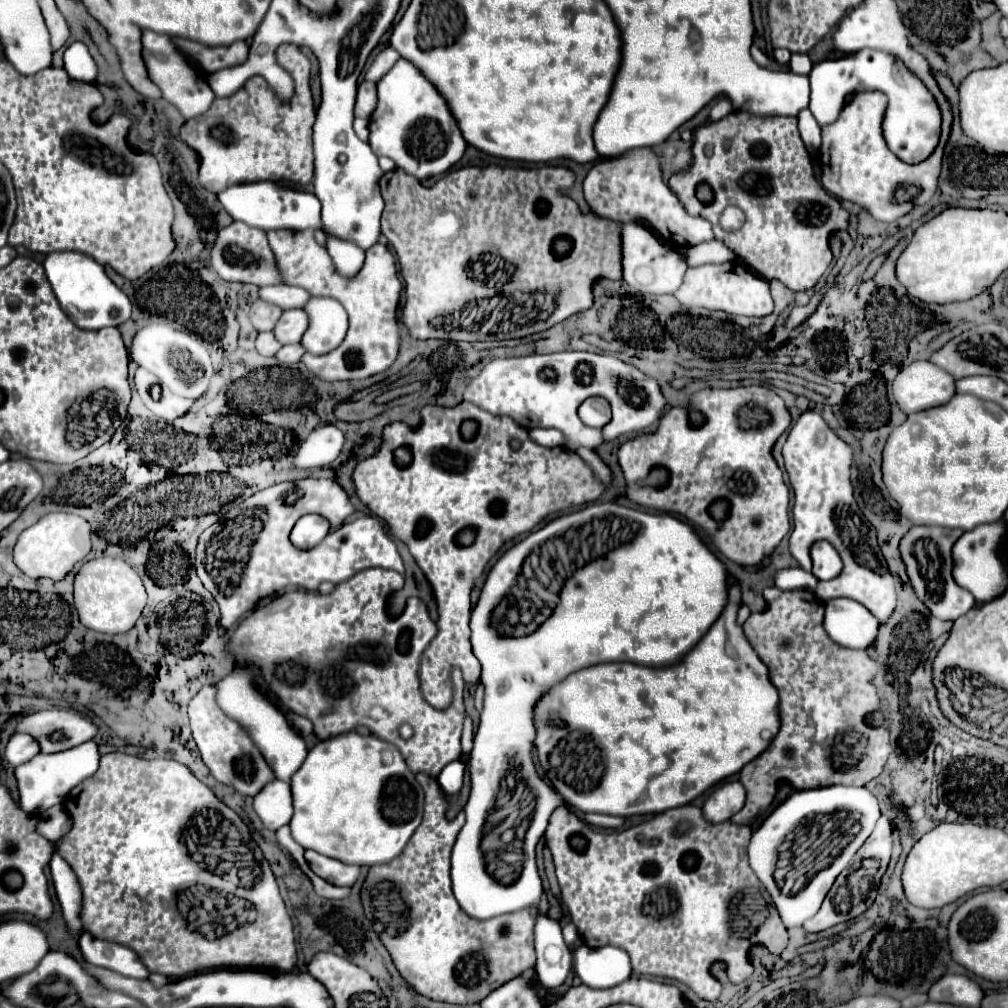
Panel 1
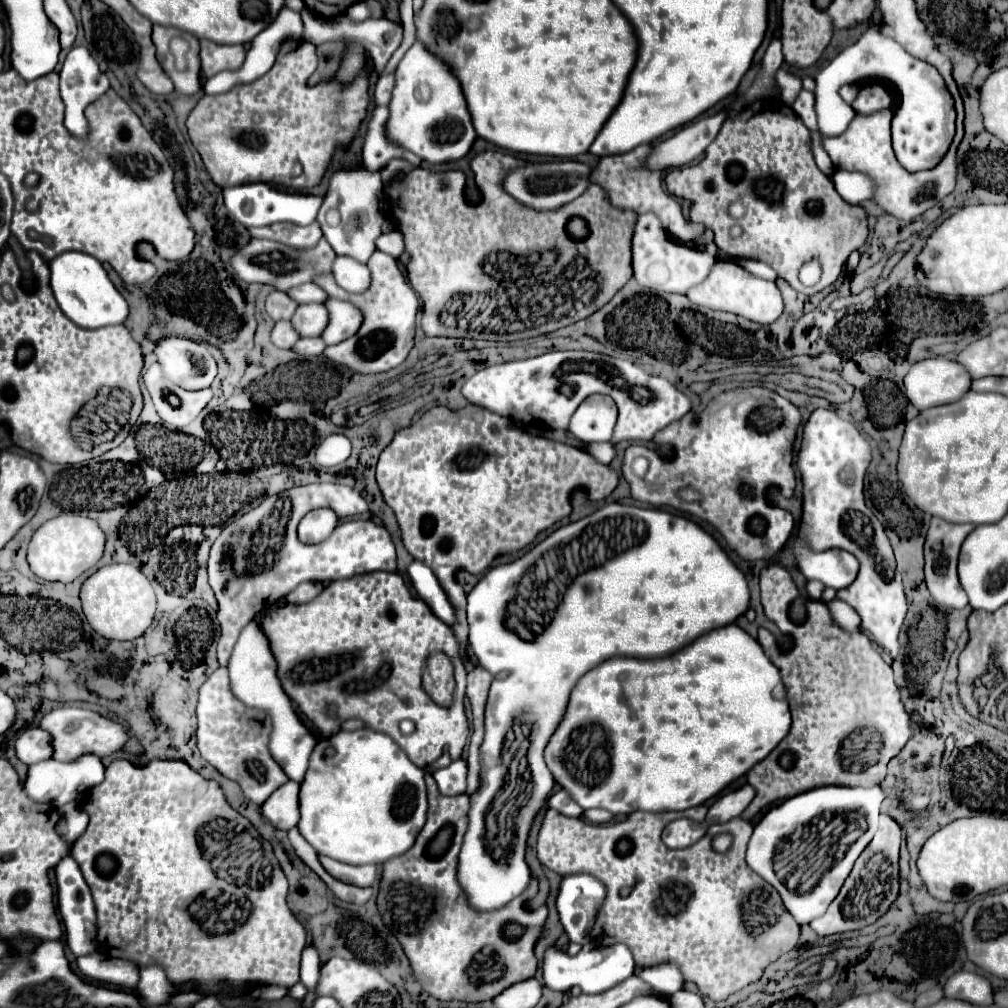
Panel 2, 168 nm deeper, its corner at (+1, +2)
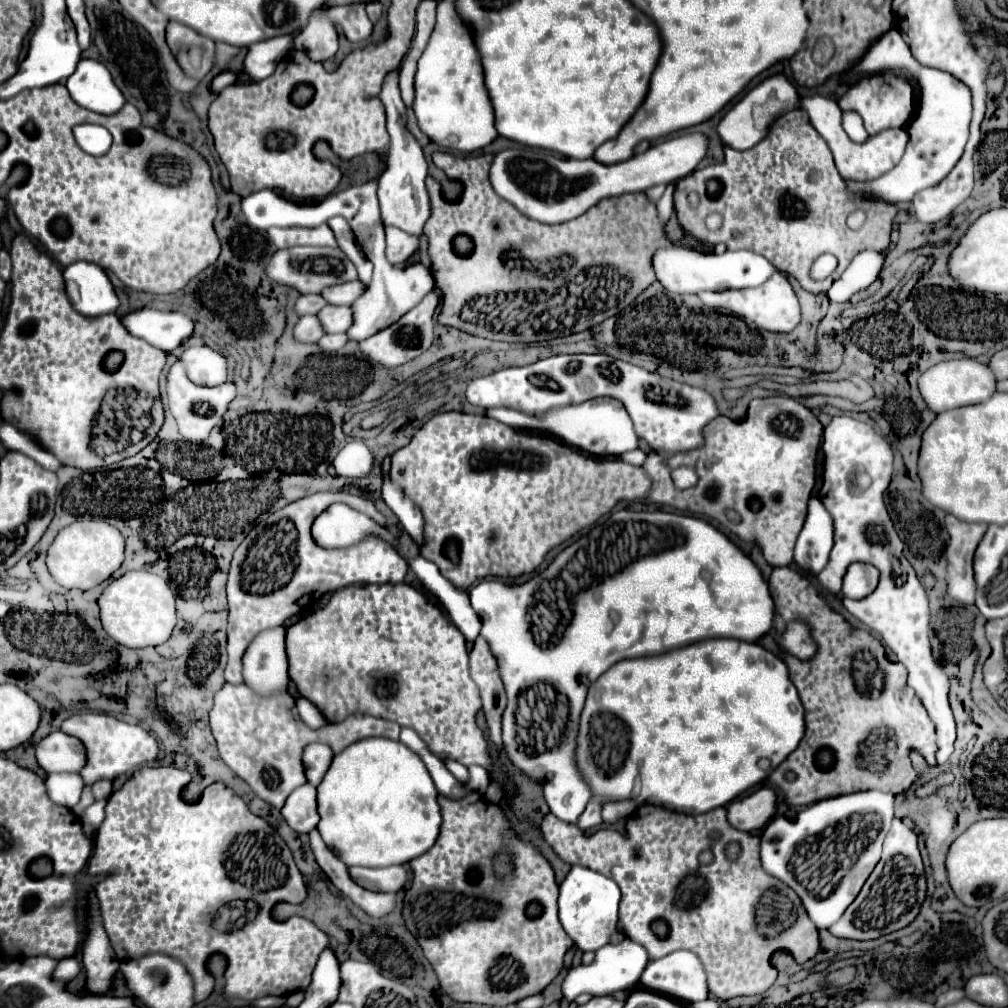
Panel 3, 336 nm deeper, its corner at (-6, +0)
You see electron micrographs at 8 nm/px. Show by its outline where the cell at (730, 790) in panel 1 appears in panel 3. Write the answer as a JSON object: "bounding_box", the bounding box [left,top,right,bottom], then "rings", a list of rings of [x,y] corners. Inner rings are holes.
{"bounding_box":[728,786,778,832],"rings":[[[764,786],[750,796],[736,798],[732,804],[728,804],[728,822],[744,832],[760,830],[776,816],[776,802],[778,796],[774,788]]]}

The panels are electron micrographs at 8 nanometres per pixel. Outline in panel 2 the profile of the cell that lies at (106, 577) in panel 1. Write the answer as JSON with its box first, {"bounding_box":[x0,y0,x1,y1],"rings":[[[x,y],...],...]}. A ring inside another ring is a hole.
{"bounding_box":[81,564,155,640],"rings":[[[107,564],[103,568],[99,568],[97,572],[93,572],[81,586],[81,606],[83,606],[83,614],[89,622],[89,626],[101,634],[103,638],[109,640],[135,640],[141,634],[131,634],[131,632],[139,632],[139,630],[147,630],[147,626],[153,620],[155,614],[155,592],[149,584],[149,580],[145,578],[145,574],[131,566],[131,564]]]}

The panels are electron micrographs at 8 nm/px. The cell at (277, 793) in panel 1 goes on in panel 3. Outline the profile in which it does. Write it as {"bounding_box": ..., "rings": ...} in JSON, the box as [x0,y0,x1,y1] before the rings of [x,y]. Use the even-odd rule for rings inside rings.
{"bounding_box":[282,784,320,834],"rings":[[[304,784],[304,786],[296,788],[288,796],[288,800],[282,808],[282,816],[294,832],[308,834],[310,830],[314,830],[320,822],[318,804],[316,804],[316,788],[312,784]]]}

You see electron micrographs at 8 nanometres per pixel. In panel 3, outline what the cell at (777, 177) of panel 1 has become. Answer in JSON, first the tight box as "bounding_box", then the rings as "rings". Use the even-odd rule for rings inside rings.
{"bounding_box":[674,108,898,294],"rings":[[[796,108],[792,112],[786,112],[784,116],[780,116],[770,134],[756,144],[750,150],[738,152],[732,148],[724,148],[724,162],[702,168],[692,172],[690,176],[682,178],[676,182],[676,192],[674,192],[674,208],[676,208],[676,216],[678,222],[692,232],[698,240],[708,242],[708,244],[718,244],[718,242],[726,242],[730,250],[752,250],[762,254],[764,258],[772,260],[772,264],[780,270],[786,270],[790,276],[798,278],[798,282],[802,284],[804,290],[818,294],[818,292],[826,292],[830,288],[830,284],[834,280],[838,280],[842,276],[842,272],[848,268],[848,264],[852,262],[852,258],[862,252],[862,250],[886,250],[890,246],[890,234],[892,234],[892,222],[894,216],[898,212],[898,208],[890,202],[878,200],[878,198],[860,198],[854,200],[848,194],[846,182],[842,180],[842,176],[838,174],[834,160],[832,160],[832,152],[826,146],[824,138],[814,130],[814,126],[808,120],[808,114],[802,112],[802,108]],[[706,180],[718,180],[720,182],[720,194],[718,196],[708,196],[706,192]],[[696,192],[698,194],[698,204],[690,206],[688,196]],[[854,210],[864,210],[866,212],[866,224],[860,230],[850,230],[846,226],[846,218],[850,212]],[[718,212],[722,216],[722,228],[718,230],[708,230],[704,220],[708,214]],[[738,232],[740,236],[734,238],[732,234]],[[820,254],[834,254],[838,258],[838,266],[836,270],[826,278],[826,280],[812,280],[810,278],[810,268],[814,264],[814,260]]]}

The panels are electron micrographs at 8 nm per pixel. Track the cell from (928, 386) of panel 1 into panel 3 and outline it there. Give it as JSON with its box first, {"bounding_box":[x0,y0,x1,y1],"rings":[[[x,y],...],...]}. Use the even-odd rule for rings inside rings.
{"bounding_box":[918,356,996,414],"rings":[[[964,356],[958,360],[948,360],[948,362],[940,362],[940,364],[932,366],[930,370],[926,370],[920,376],[918,386],[920,386],[920,392],[922,392],[928,408],[932,412],[940,414],[944,410],[954,410],[960,406],[986,402],[996,392],[996,376],[986,364],[978,362],[976,358]]]}

